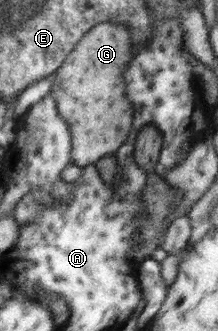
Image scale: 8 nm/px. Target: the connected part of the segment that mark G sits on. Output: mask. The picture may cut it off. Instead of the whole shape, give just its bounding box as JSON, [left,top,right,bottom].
[52,21,136,167]

